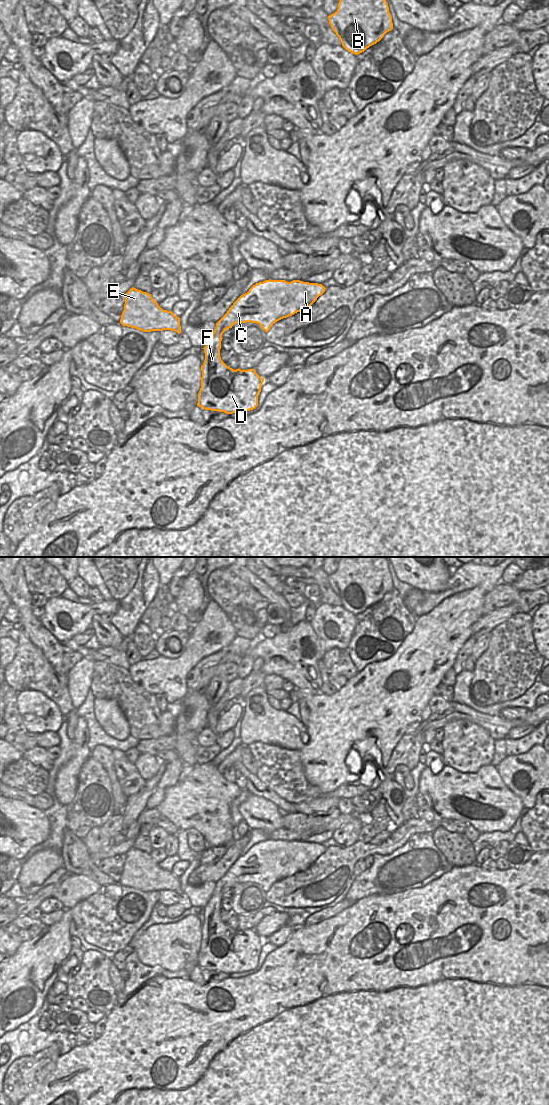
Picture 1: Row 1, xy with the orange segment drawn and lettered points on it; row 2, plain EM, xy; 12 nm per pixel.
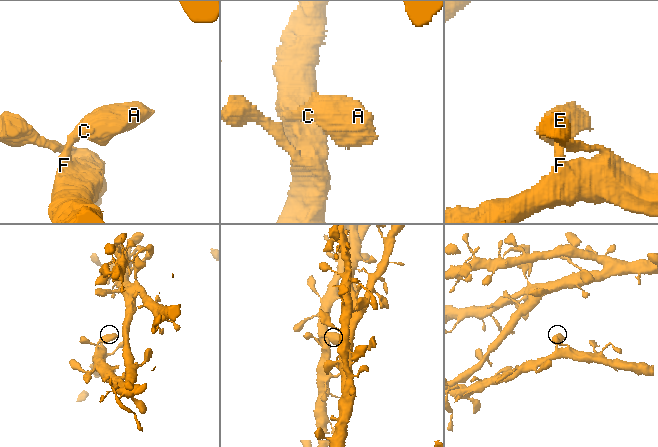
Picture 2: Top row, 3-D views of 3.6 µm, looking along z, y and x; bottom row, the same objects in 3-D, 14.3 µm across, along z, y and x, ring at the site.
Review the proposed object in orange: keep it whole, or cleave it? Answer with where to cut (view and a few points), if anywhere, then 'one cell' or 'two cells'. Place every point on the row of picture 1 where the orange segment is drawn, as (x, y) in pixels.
cut none; one cell

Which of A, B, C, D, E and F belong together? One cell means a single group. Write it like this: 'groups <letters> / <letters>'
groups A B C D E F

